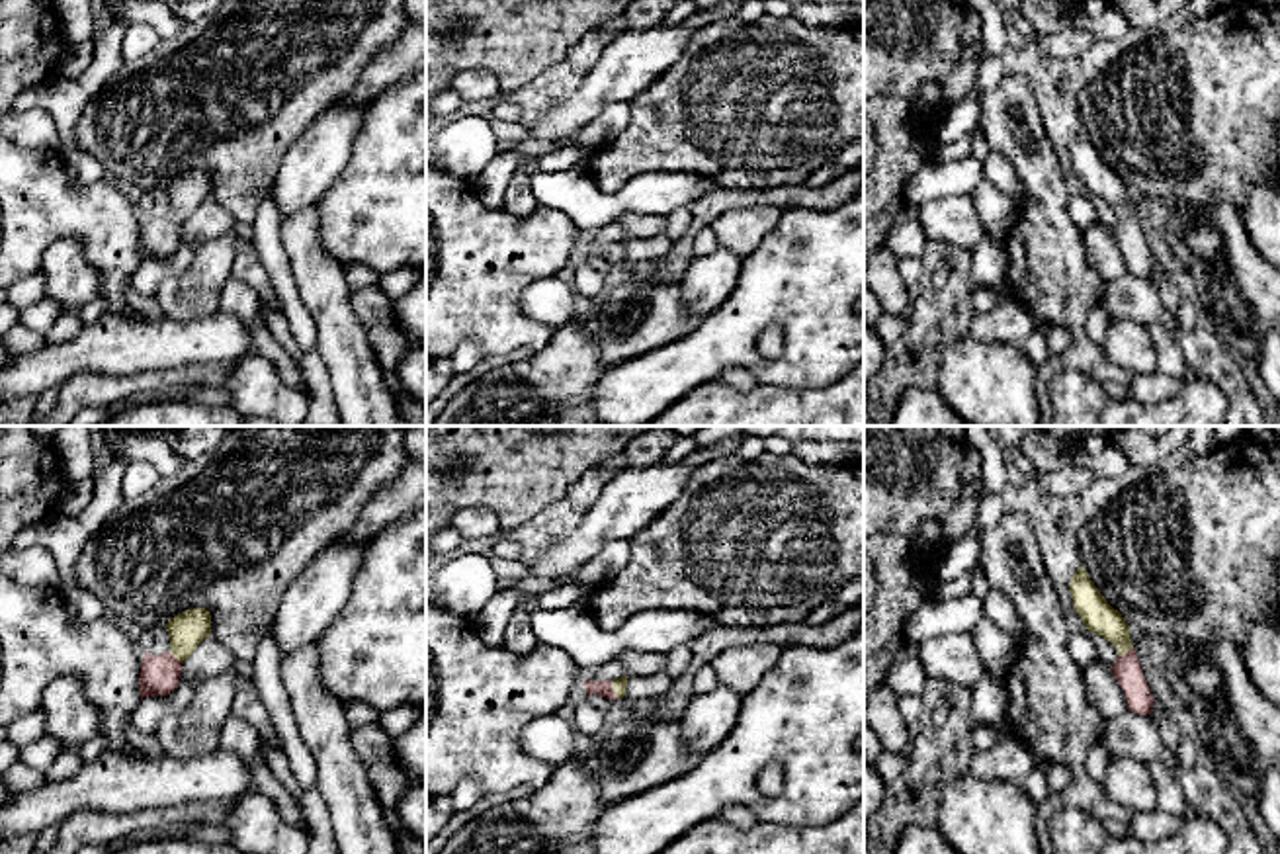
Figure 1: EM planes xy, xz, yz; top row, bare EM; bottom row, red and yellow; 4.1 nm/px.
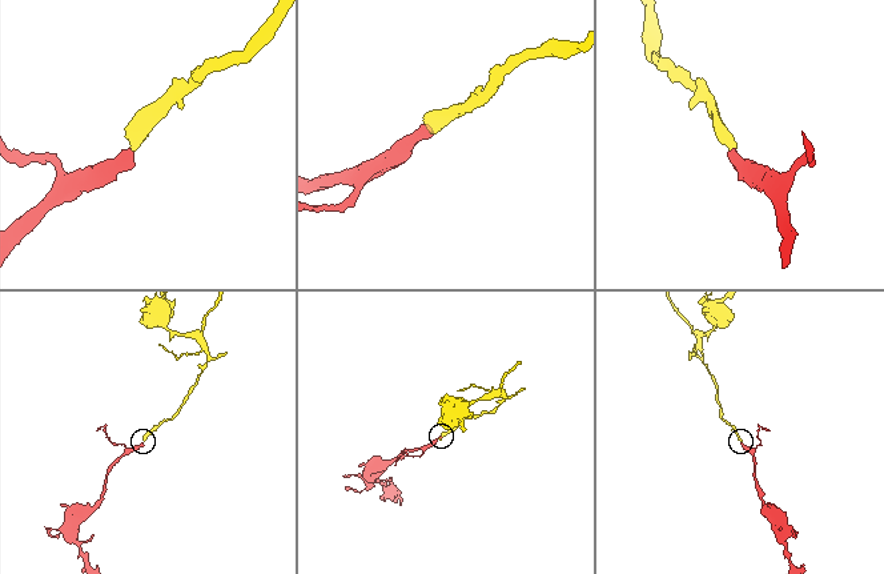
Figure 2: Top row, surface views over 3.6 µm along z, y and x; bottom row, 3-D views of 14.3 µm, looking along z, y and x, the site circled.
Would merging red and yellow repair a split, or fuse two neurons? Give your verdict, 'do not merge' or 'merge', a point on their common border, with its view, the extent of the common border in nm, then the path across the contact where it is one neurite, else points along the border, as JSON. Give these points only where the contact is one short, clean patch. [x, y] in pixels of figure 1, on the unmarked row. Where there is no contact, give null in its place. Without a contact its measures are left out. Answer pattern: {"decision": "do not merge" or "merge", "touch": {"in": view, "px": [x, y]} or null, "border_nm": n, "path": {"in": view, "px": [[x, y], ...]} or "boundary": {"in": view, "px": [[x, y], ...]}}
{"decision": "merge", "touch": {"in": "xz", "px": [612, 253]}, "border_nm": 80, "path": {"in": "xz", "px": [[602, 251], [612, 253], [618, 247]]}}

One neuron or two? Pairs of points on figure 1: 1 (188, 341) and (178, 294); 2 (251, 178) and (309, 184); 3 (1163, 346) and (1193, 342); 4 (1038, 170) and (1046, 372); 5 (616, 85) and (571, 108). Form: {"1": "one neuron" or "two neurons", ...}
{"1": "two neurons", "2": "two neurons", "3": "two neurons", "4": "one neuron", "5": "one neuron"}

